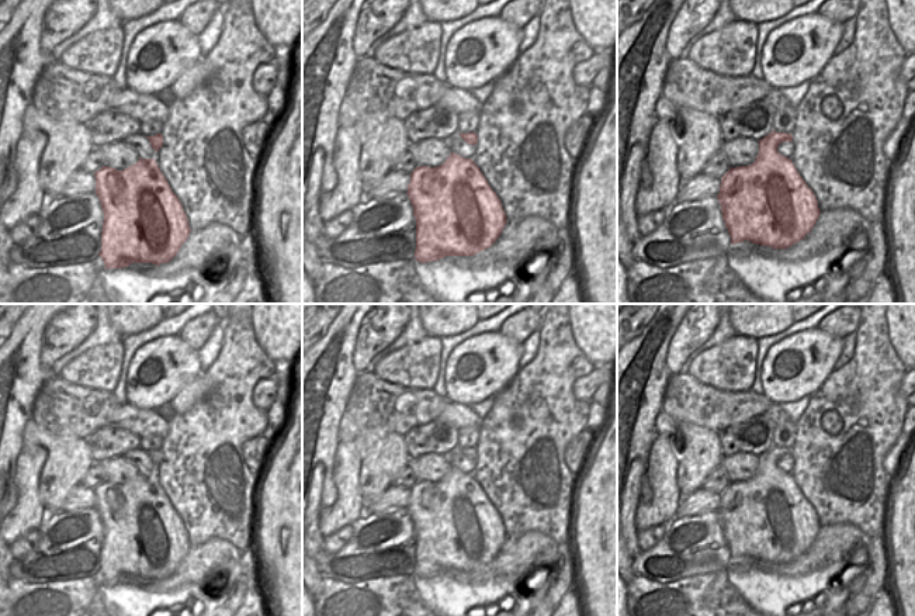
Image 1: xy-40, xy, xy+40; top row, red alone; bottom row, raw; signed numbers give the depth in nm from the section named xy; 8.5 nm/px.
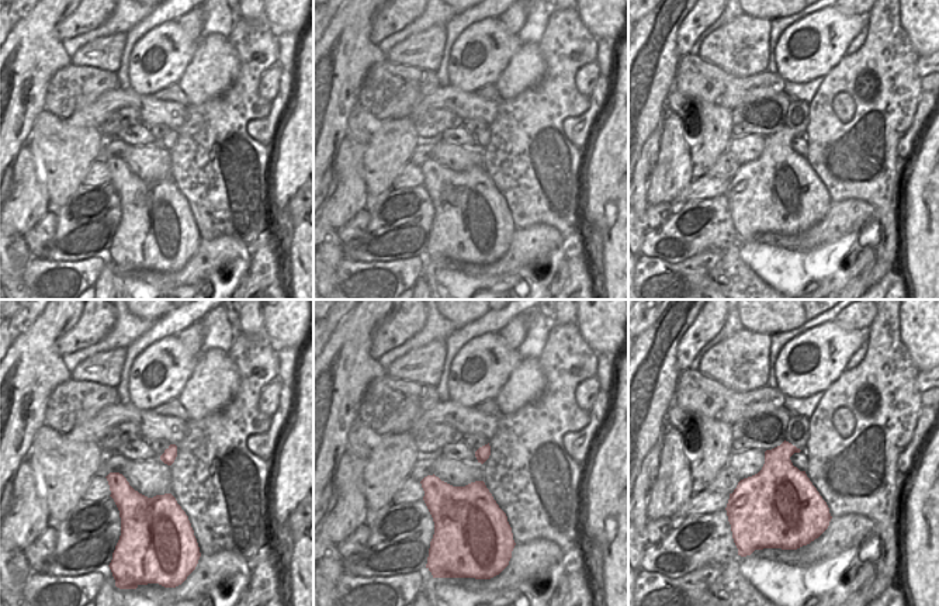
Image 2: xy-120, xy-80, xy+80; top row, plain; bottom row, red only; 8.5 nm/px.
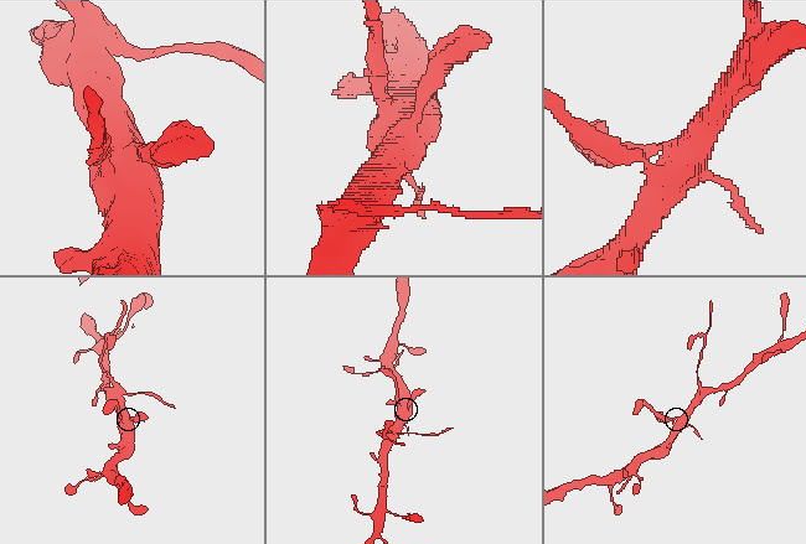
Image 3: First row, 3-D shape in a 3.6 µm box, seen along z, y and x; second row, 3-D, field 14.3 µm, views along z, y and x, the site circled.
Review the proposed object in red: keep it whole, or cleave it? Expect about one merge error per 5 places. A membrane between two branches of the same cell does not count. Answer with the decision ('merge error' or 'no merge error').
no merge error

